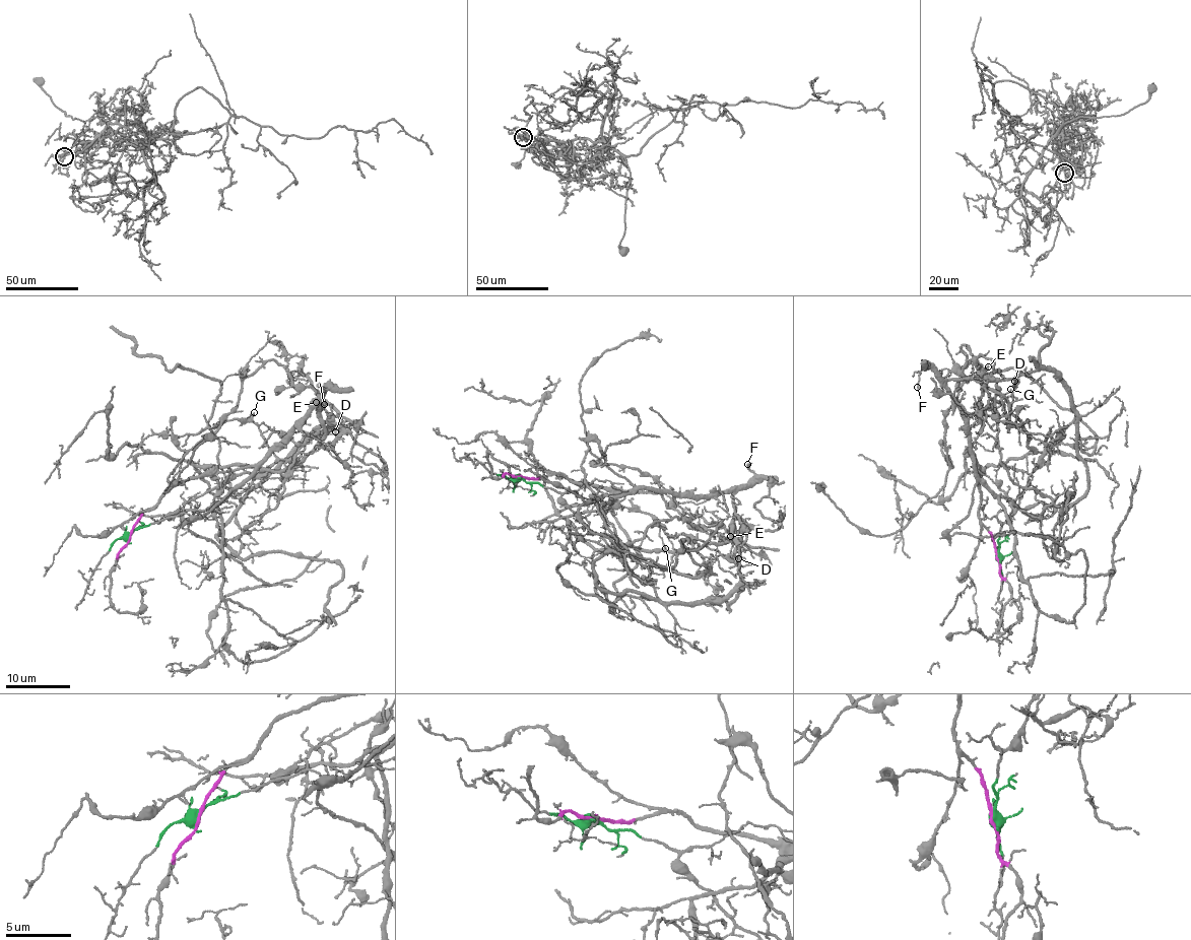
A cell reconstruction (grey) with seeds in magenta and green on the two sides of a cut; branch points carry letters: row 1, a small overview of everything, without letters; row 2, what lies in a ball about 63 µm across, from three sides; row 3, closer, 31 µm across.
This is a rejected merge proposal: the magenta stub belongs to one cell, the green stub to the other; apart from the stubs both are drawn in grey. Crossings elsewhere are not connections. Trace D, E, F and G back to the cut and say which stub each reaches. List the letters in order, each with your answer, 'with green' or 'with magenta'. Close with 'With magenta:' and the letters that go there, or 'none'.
D: with green
E: with magenta
F: with magenta
G: with green
With magenta: E, F

